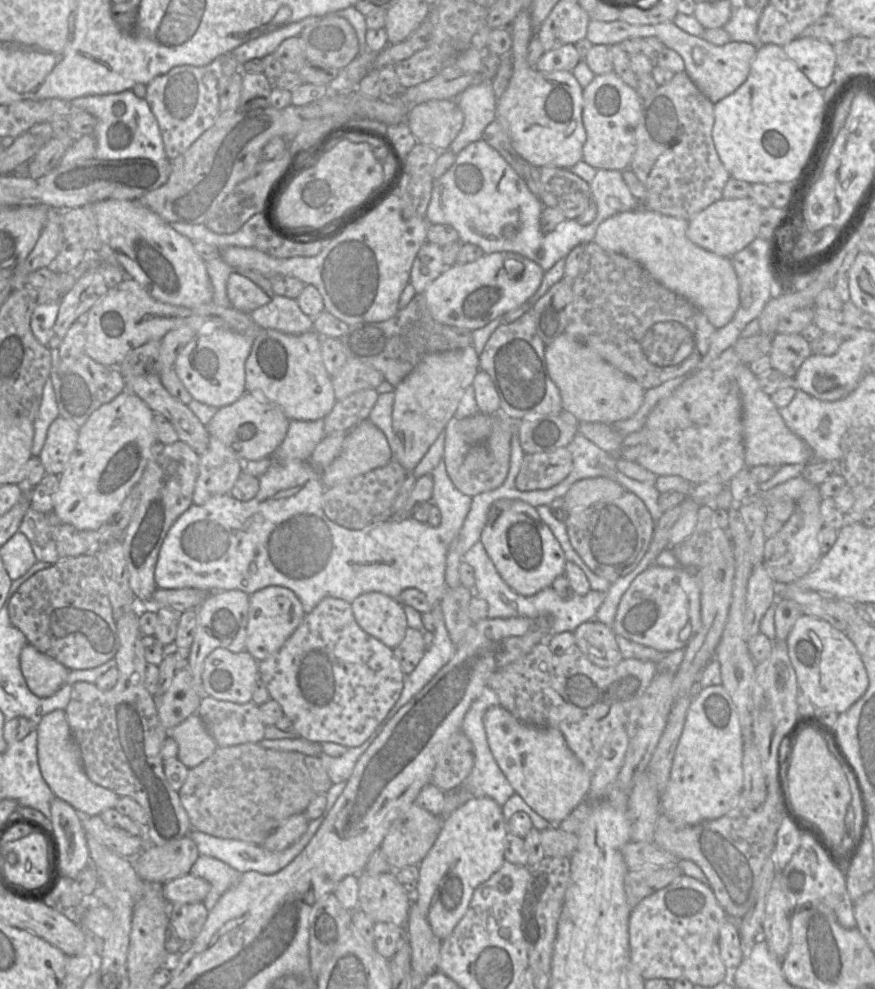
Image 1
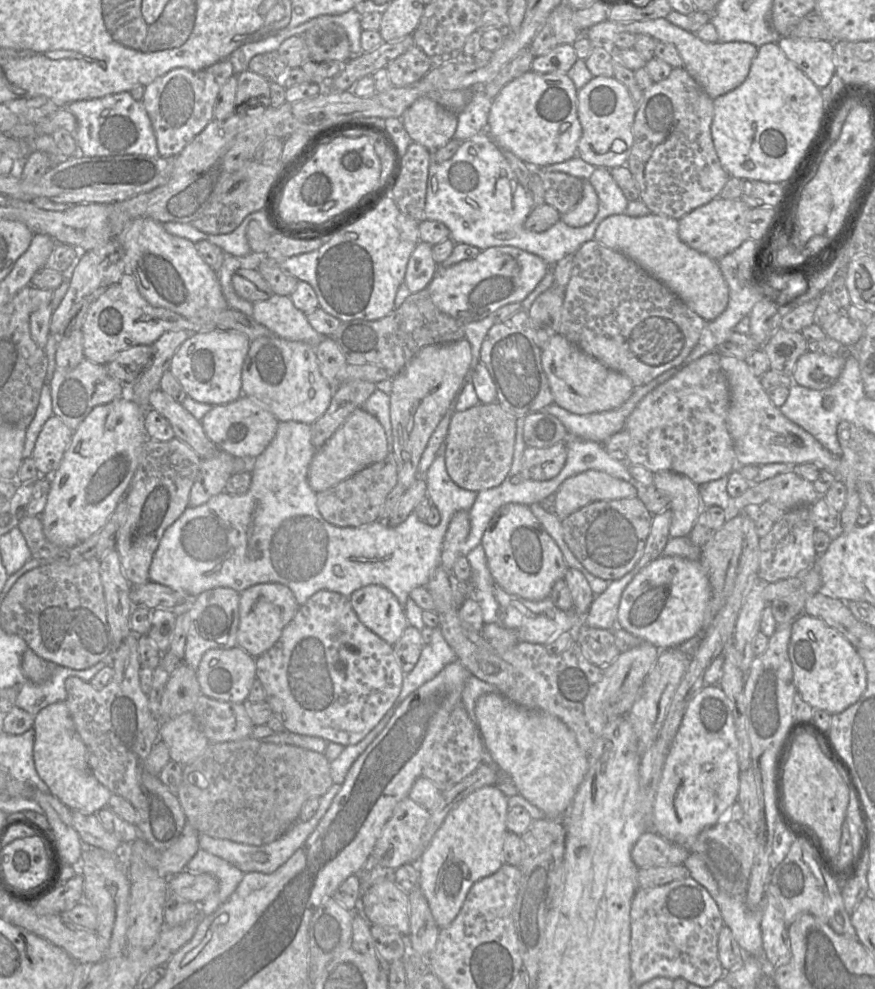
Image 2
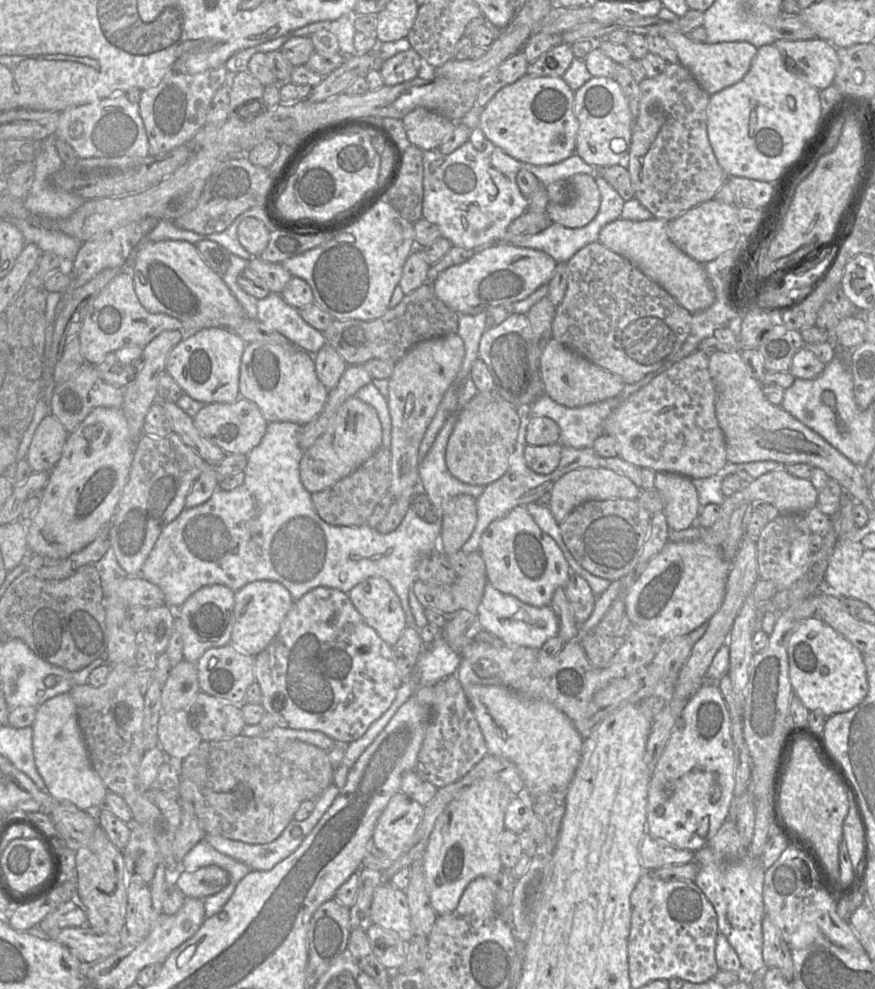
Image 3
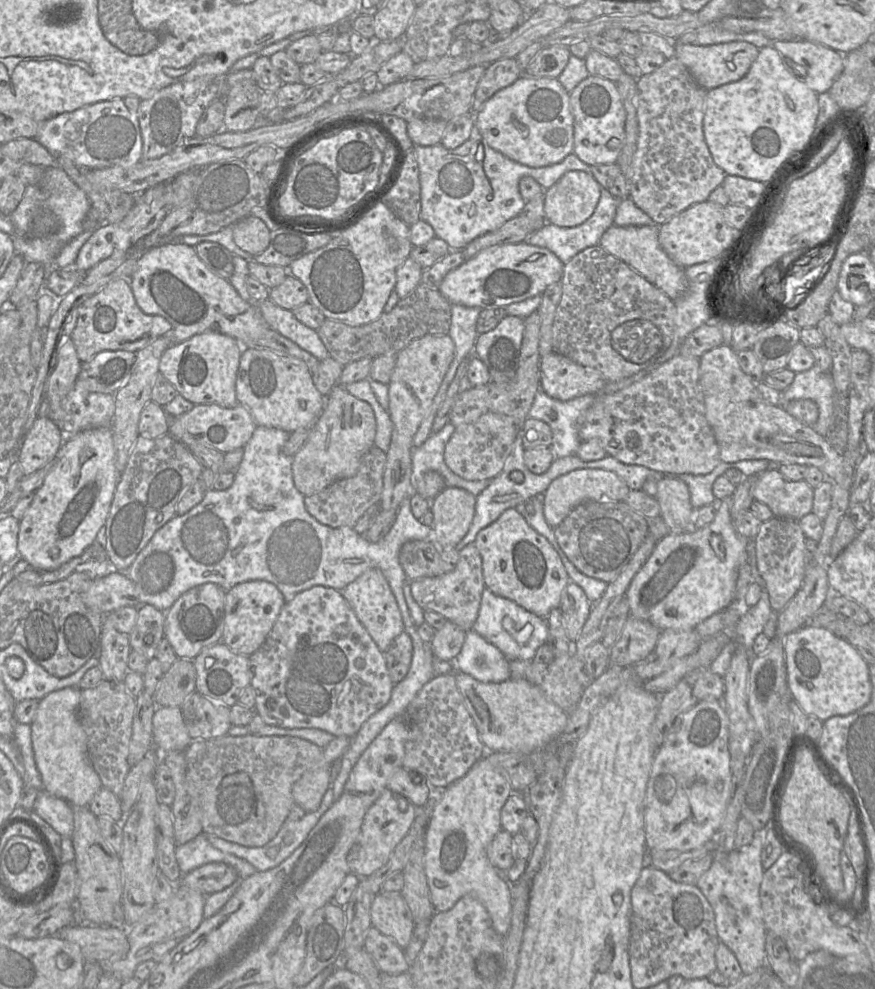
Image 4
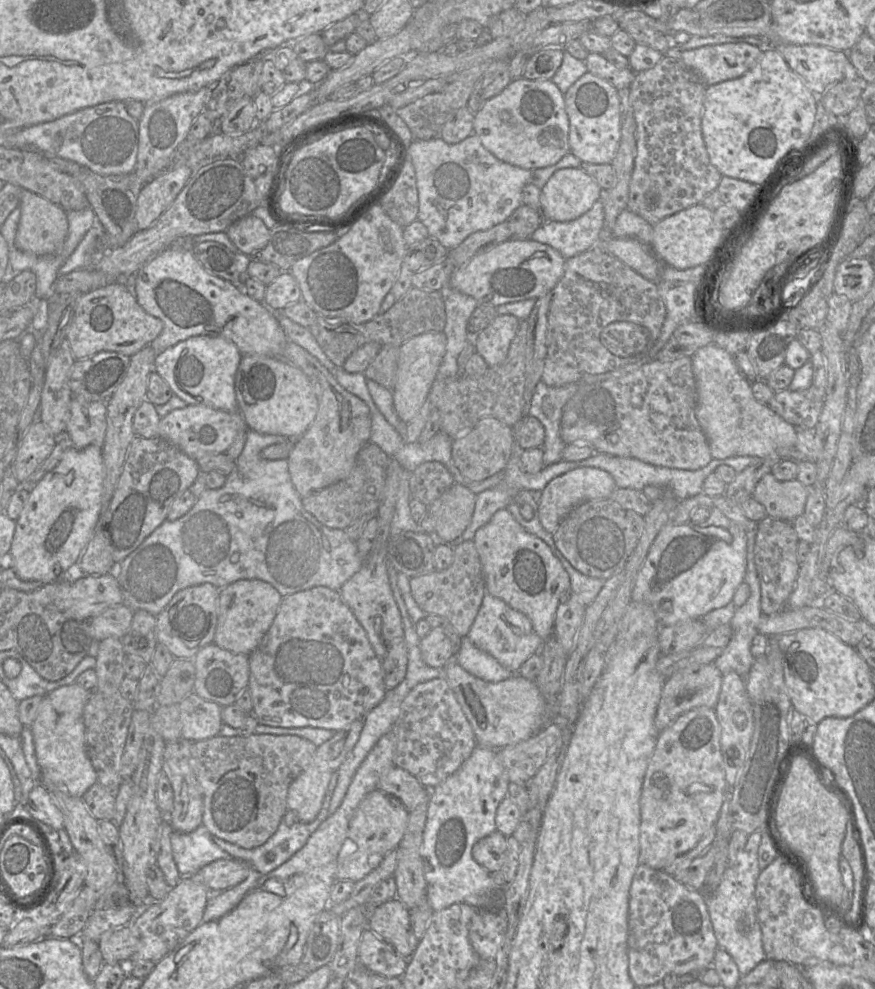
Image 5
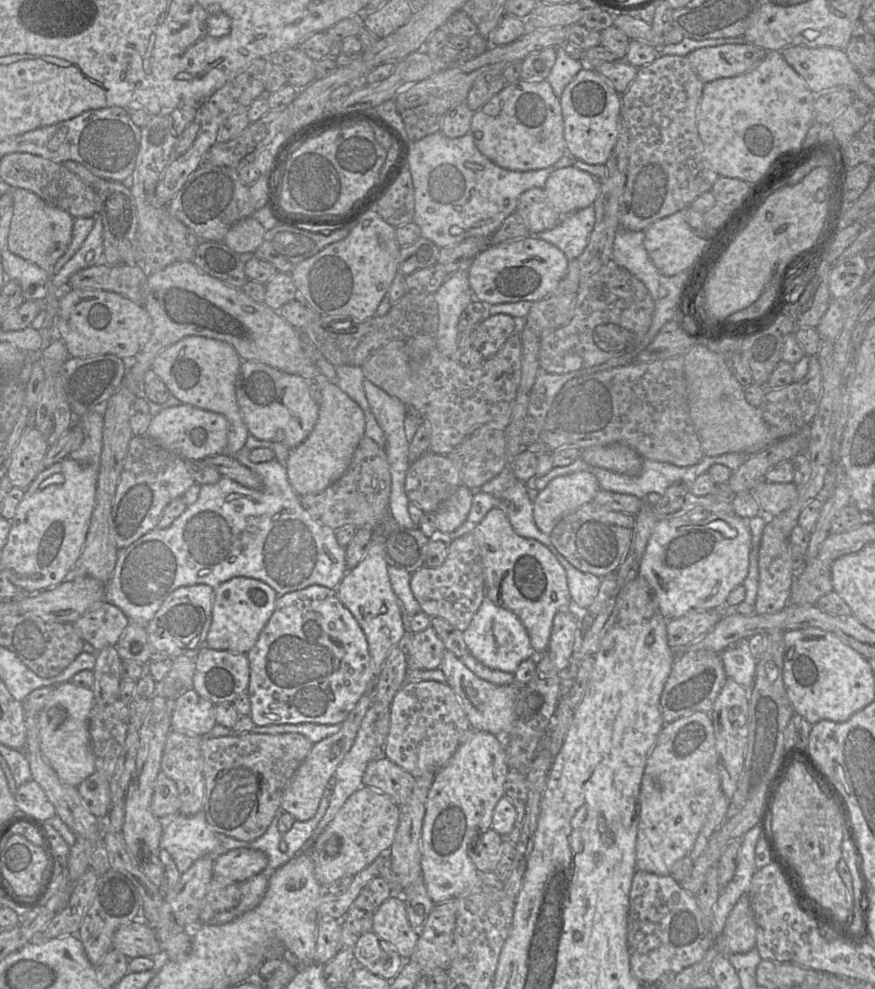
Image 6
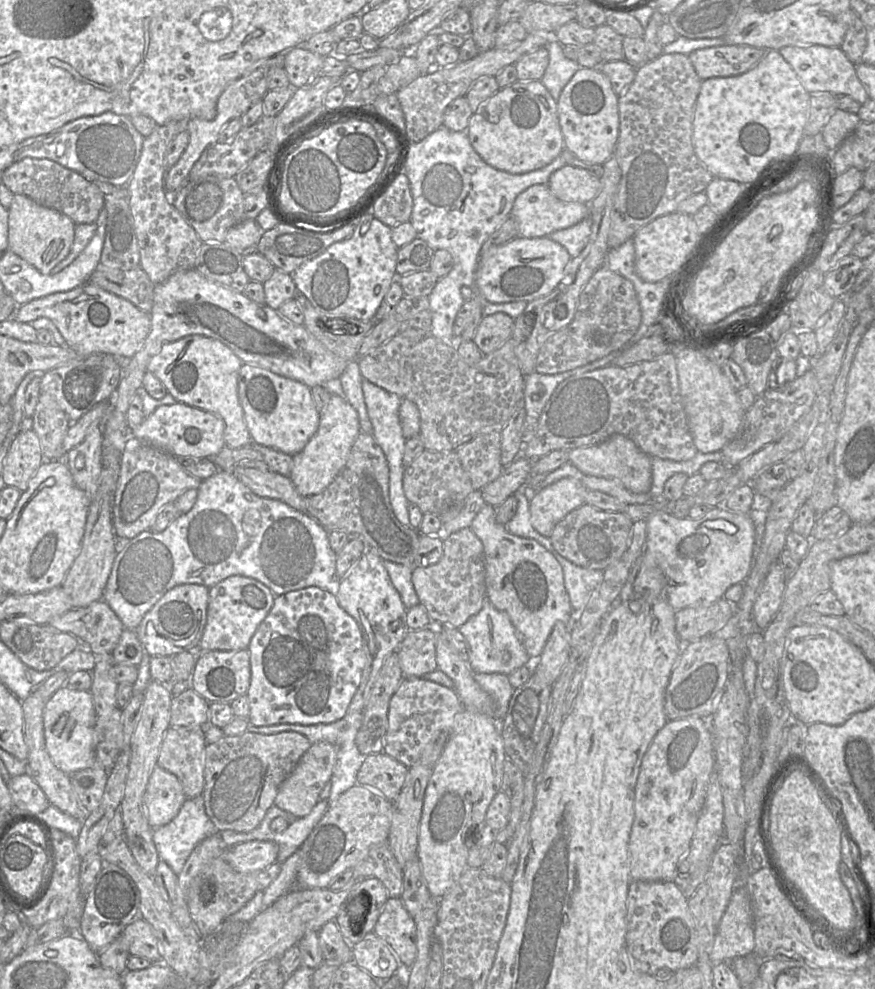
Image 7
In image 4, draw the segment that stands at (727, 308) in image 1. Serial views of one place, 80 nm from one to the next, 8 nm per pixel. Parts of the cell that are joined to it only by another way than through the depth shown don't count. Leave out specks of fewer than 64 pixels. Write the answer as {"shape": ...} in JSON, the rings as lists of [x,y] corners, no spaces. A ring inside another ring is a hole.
{"shape":[[[612,225],[601,236],[599,245],[662,290],[671,300],[677,300],[687,291],[688,283],[684,271],[685,268],[676,265],[661,247],[659,242],[659,225]]]}

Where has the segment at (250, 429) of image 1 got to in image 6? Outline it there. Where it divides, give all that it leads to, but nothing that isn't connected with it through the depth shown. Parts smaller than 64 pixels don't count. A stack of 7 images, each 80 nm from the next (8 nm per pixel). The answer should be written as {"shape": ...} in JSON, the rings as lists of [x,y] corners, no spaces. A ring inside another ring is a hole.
{"shape":[[[181,404],[163,409],[153,416],[146,436],[186,460],[203,460],[226,452],[228,431],[229,424],[223,415]]]}

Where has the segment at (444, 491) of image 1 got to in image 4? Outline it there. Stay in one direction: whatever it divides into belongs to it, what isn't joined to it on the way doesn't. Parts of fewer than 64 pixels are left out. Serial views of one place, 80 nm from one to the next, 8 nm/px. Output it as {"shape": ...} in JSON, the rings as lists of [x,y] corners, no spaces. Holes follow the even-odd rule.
{"shape":[[[449,421],[436,433],[432,433],[419,447],[413,447],[412,484],[423,478],[426,472],[436,471],[444,478],[446,488],[457,487],[470,492],[477,497],[491,480],[468,481],[452,472],[445,463],[444,451],[446,444],[454,433],[456,427]]]}

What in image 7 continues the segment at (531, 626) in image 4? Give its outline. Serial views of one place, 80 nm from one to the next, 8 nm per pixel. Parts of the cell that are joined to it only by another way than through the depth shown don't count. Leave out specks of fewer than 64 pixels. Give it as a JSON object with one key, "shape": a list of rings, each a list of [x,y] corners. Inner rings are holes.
{"shape":[[[486,589],[486,599],[483,603],[483,606],[482,606],[481,610],[476,615],[471,616],[462,626],[460,626],[458,628],[458,630],[465,637],[465,639],[467,640],[467,642],[469,644],[469,661],[468,661],[468,665],[469,665],[469,668],[471,669],[471,671],[473,673],[501,673],[501,674],[509,675],[512,672],[514,672],[515,670],[517,670],[518,668],[521,668],[522,666],[532,665],[533,664],[534,660],[531,659],[531,657],[526,652],[524,646],[522,645],[522,643],[521,643],[521,641],[520,641],[520,639],[517,635],[516,629],[513,626],[509,616],[505,612],[502,612],[502,611],[496,609],[491,604],[491,602],[487,599],[487,589]]]}

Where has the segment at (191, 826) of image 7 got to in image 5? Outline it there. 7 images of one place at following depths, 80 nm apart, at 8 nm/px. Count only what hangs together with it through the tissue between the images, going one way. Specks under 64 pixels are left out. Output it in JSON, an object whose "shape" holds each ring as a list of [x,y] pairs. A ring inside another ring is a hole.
{"shape":[[[203,824],[189,833],[174,830],[171,846],[175,864],[182,877],[194,875],[215,860],[233,858],[213,841],[213,835]]]}

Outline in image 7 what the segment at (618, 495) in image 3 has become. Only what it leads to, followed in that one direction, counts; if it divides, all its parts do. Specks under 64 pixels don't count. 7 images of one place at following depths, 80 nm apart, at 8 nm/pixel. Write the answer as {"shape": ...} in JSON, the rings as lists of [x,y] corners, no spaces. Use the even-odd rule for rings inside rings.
{"shape":[[[563,478],[538,492],[529,502],[530,521],[533,528],[543,536],[549,537],[555,525],[568,513],[585,504],[588,489],[581,481],[574,478]]]}

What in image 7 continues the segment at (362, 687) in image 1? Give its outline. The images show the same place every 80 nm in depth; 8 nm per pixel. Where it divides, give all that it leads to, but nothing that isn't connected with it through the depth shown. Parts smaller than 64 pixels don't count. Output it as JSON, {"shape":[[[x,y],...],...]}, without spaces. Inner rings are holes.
{"shape":[[[310,586],[274,598],[274,604],[249,646],[248,721],[253,726],[332,723],[345,716],[366,665],[363,636],[356,621],[339,605],[332,589]]]}

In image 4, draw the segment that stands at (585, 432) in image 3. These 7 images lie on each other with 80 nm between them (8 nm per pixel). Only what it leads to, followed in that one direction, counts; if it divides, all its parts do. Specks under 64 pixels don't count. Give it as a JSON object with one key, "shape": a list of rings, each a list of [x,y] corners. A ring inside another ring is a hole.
{"shape":[[[539,389],[528,412],[528,418],[547,423],[552,431],[550,448],[554,458],[573,455],[582,443],[579,428],[584,413],[593,404],[595,395],[587,394],[568,401],[548,396]]]}

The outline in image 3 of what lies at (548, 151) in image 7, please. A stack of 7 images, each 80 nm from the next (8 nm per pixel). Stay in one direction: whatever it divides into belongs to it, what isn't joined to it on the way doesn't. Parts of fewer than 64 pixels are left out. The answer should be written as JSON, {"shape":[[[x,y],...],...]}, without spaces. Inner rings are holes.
{"shape":[[[526,74],[501,88],[483,107],[479,127],[489,141],[518,161],[555,164],[575,153],[579,123],[573,106],[574,91],[562,77]]]}

